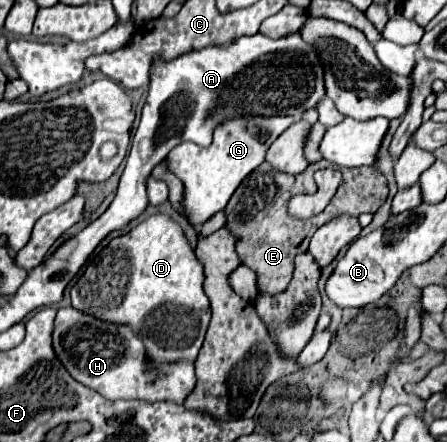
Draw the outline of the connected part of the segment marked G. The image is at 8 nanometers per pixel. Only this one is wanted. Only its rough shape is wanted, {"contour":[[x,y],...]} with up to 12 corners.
{"contour":[[236,117],[210,147],[180,143],[166,169],[202,225],[286,131],[290,117]]}

